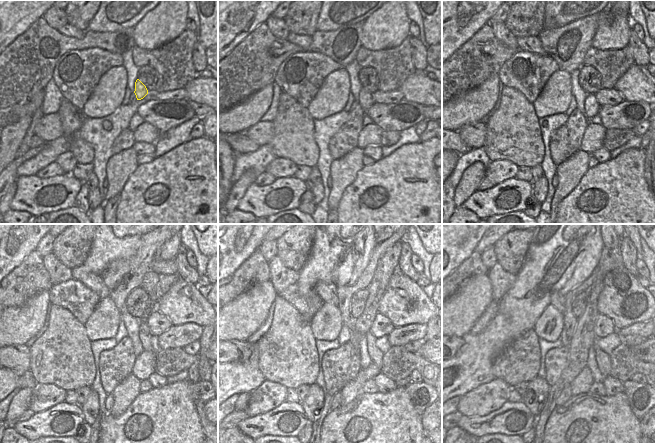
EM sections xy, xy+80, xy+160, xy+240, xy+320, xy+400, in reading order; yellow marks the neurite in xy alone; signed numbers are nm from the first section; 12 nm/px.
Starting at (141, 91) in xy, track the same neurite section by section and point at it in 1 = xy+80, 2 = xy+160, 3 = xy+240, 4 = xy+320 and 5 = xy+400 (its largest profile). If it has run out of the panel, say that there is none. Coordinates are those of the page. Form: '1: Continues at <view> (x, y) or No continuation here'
1: Continues at xy+80 (366, 101)
2: Continues at xy+160 (592, 107)
3: Continues at xy+240 (145, 335)
4: Continues at xy+320 (376, 355)
5: Continues at xy+400 (603, 360).

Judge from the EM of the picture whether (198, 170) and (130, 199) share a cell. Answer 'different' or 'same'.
same

